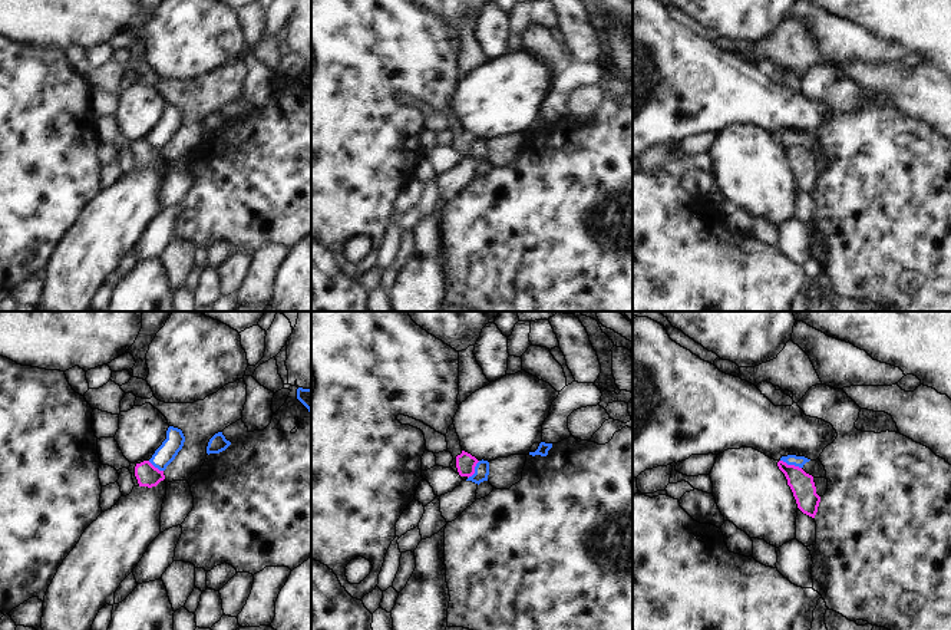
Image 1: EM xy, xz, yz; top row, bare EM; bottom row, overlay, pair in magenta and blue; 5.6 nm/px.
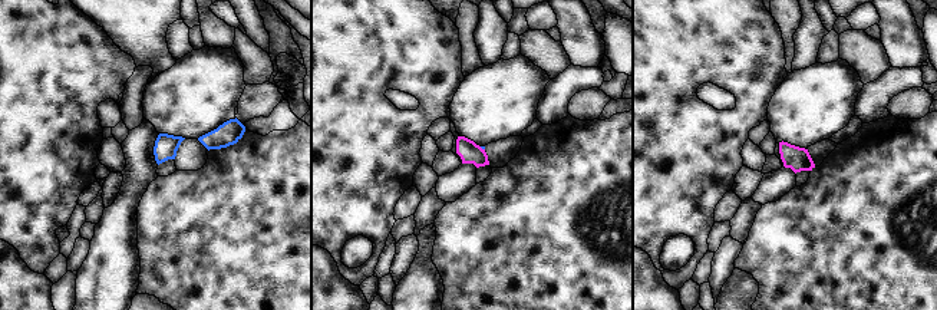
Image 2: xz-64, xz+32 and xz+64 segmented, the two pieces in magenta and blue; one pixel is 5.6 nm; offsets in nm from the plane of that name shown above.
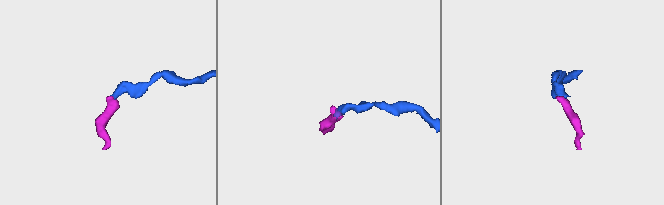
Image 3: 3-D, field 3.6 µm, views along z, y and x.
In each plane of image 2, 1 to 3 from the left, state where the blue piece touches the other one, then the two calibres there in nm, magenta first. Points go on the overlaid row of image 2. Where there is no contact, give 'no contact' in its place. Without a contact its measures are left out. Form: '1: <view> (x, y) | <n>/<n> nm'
1: no contact
2: xz+32 (481, 148) | 120/20 nm
3: no contact

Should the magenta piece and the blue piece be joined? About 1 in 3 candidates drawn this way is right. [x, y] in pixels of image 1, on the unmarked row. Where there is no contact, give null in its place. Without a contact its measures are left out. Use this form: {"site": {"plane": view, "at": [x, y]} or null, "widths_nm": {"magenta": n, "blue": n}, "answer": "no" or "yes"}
{"site": {"plane": "yz", "at": [791, 144]}, "widths_nm": {"magenta": 140, "blue": 60}, "answer": "no"}

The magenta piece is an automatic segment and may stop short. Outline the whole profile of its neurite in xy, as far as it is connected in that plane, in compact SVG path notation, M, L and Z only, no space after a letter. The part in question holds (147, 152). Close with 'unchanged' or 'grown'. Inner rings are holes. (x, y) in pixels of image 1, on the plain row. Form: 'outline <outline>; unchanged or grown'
outline M149 139L131 142L129 149L135 165L152 166L165 158L164 149L155 146Z; grown

